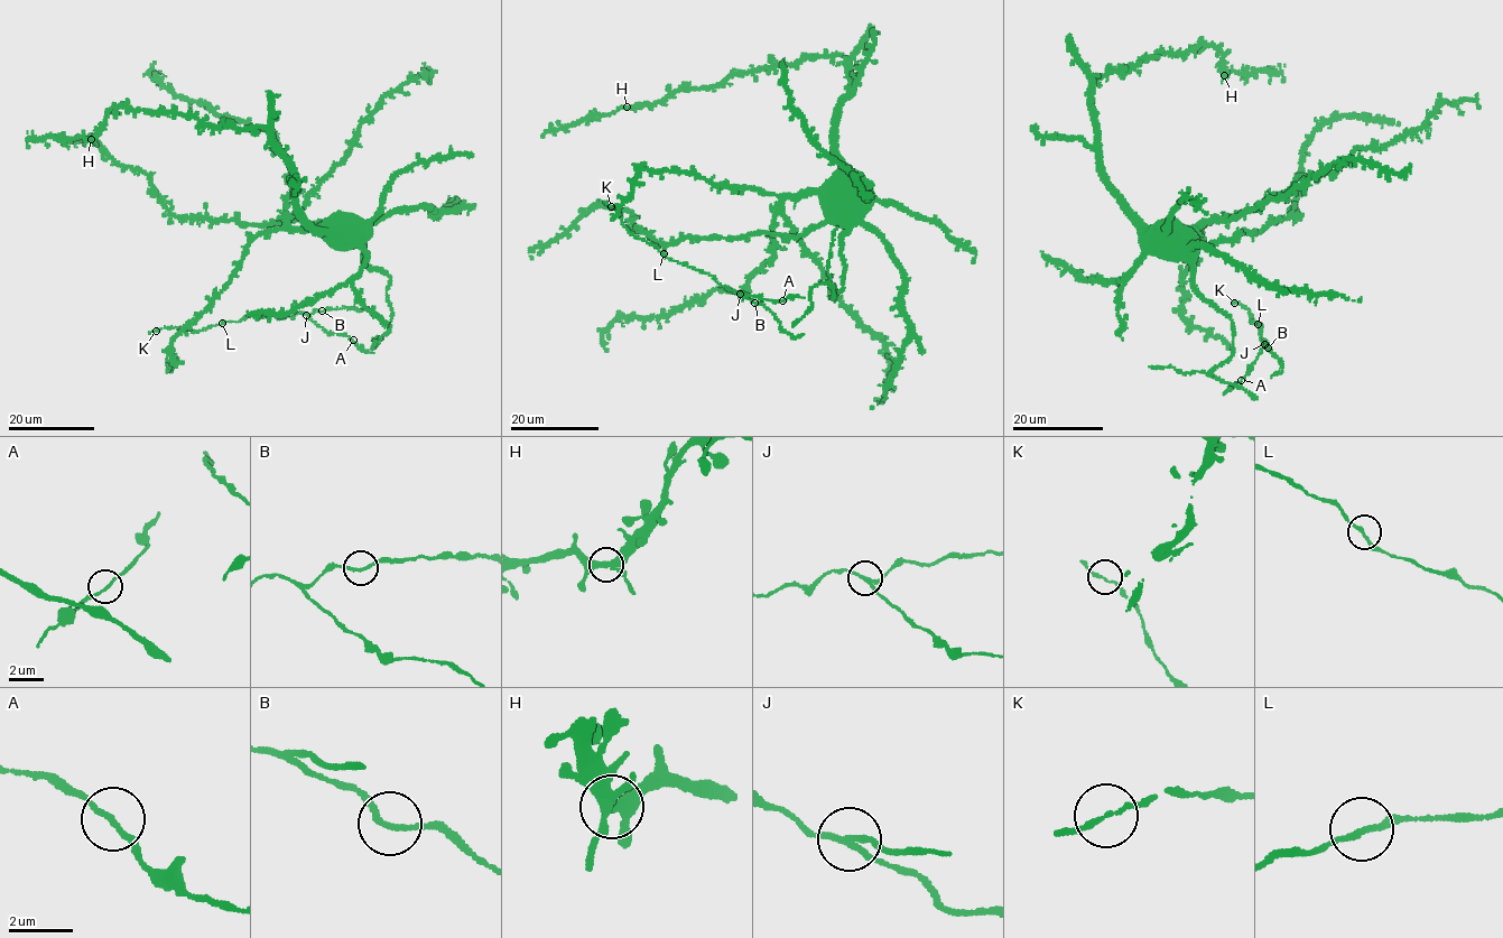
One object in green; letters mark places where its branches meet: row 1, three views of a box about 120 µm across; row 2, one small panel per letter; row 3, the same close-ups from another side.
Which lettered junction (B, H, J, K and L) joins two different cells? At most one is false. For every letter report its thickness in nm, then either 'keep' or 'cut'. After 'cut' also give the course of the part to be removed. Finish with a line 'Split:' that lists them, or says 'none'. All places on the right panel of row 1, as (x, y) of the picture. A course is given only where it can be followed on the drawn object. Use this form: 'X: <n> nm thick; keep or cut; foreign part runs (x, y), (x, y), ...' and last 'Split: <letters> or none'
B: 170 nm thick; keep
H: 280 nm thick; keep
J: 170 nm thick; cut; foreign part runs (1264, 345), (1252, 369), (1223, 396)
K: 140 nm thick; keep
L: 170 nm thick; keep
Split: J

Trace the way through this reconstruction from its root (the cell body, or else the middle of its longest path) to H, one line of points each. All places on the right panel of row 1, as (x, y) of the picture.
H: (1138, 226), (1104, 174), (1091, 98), (1093, 76), (1203, 43), (1221, 52), (1224, 75)

